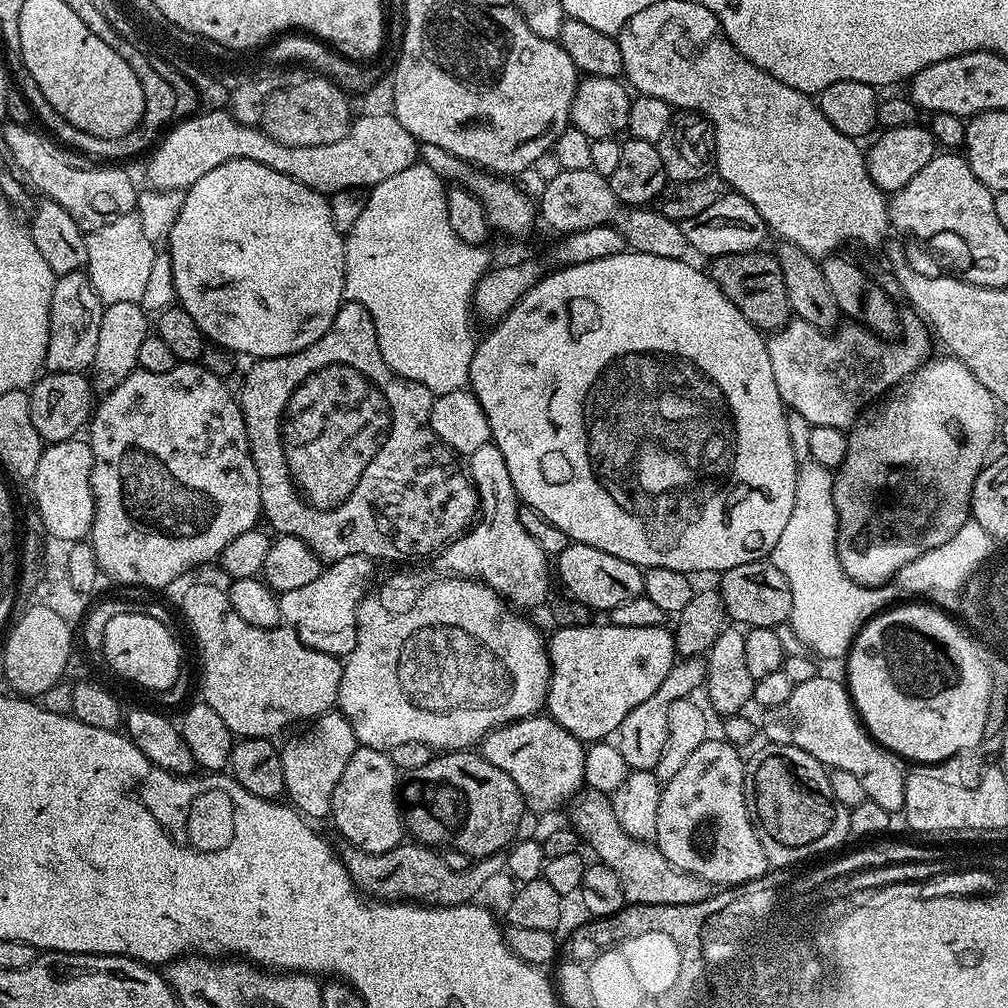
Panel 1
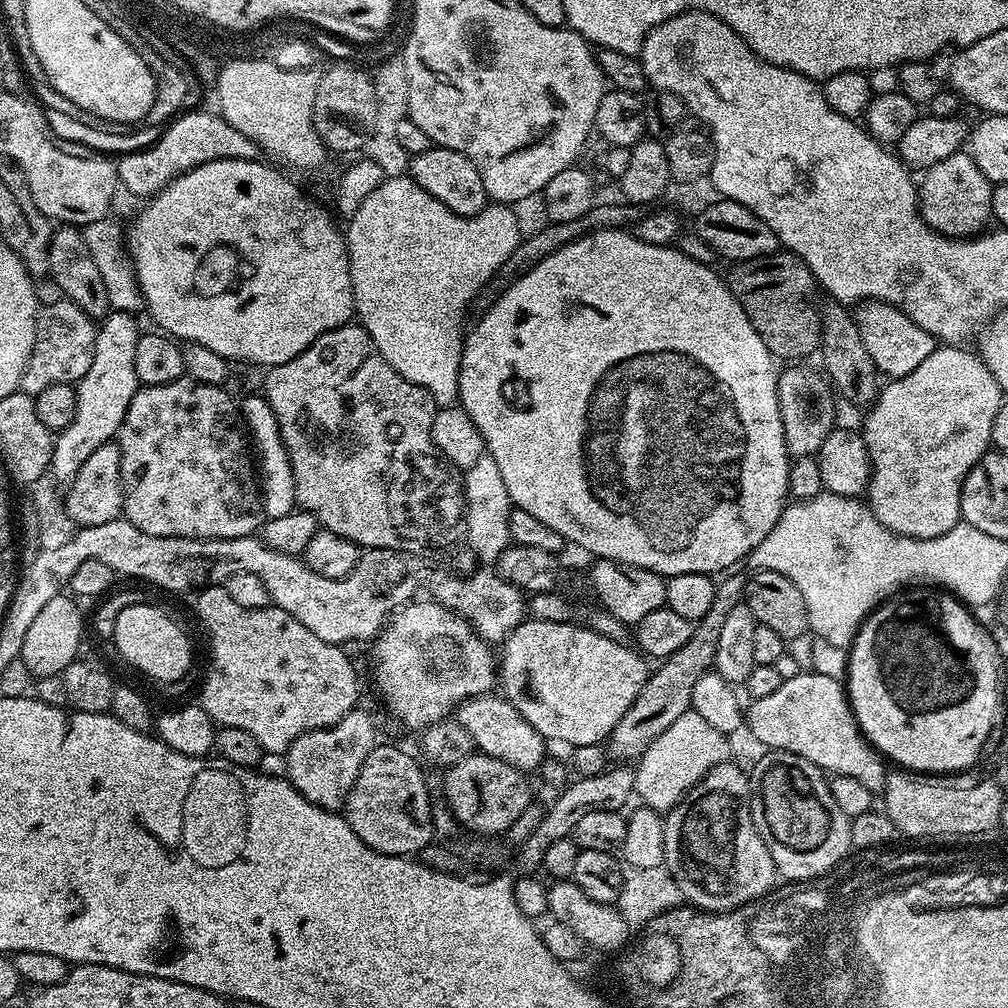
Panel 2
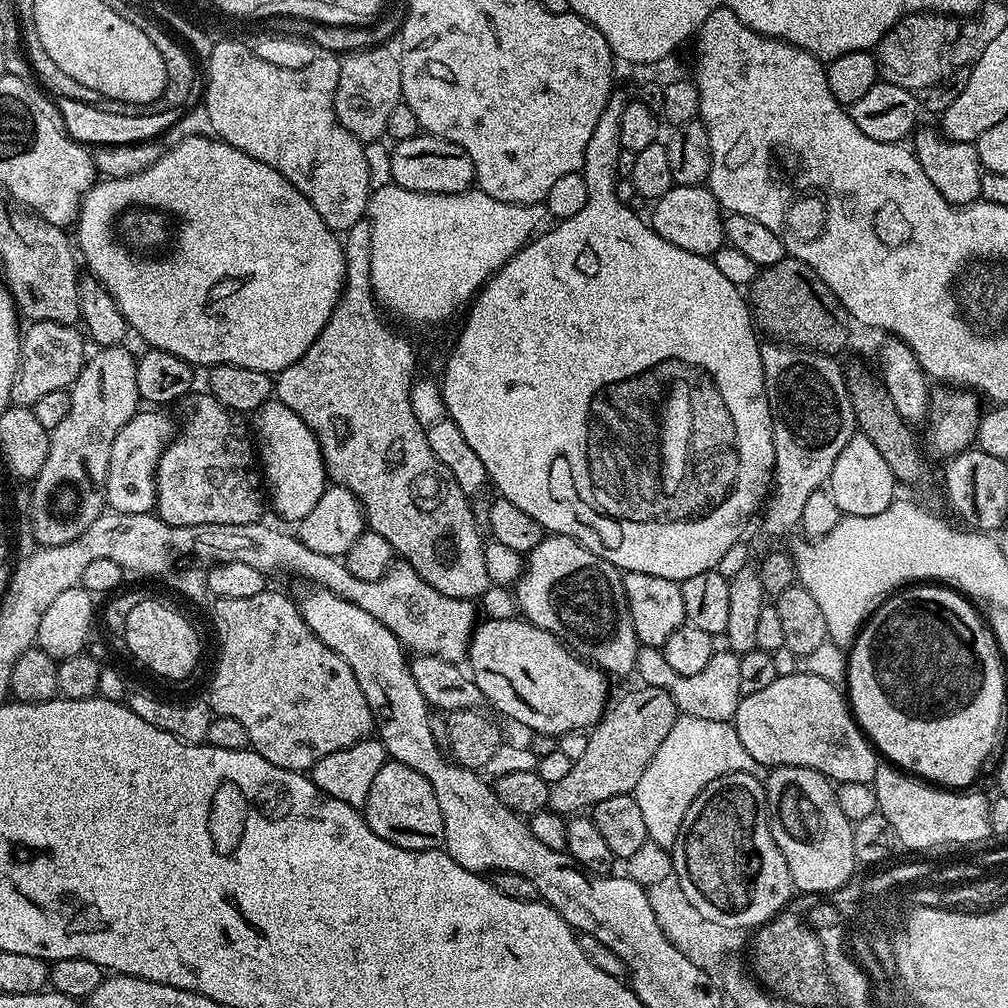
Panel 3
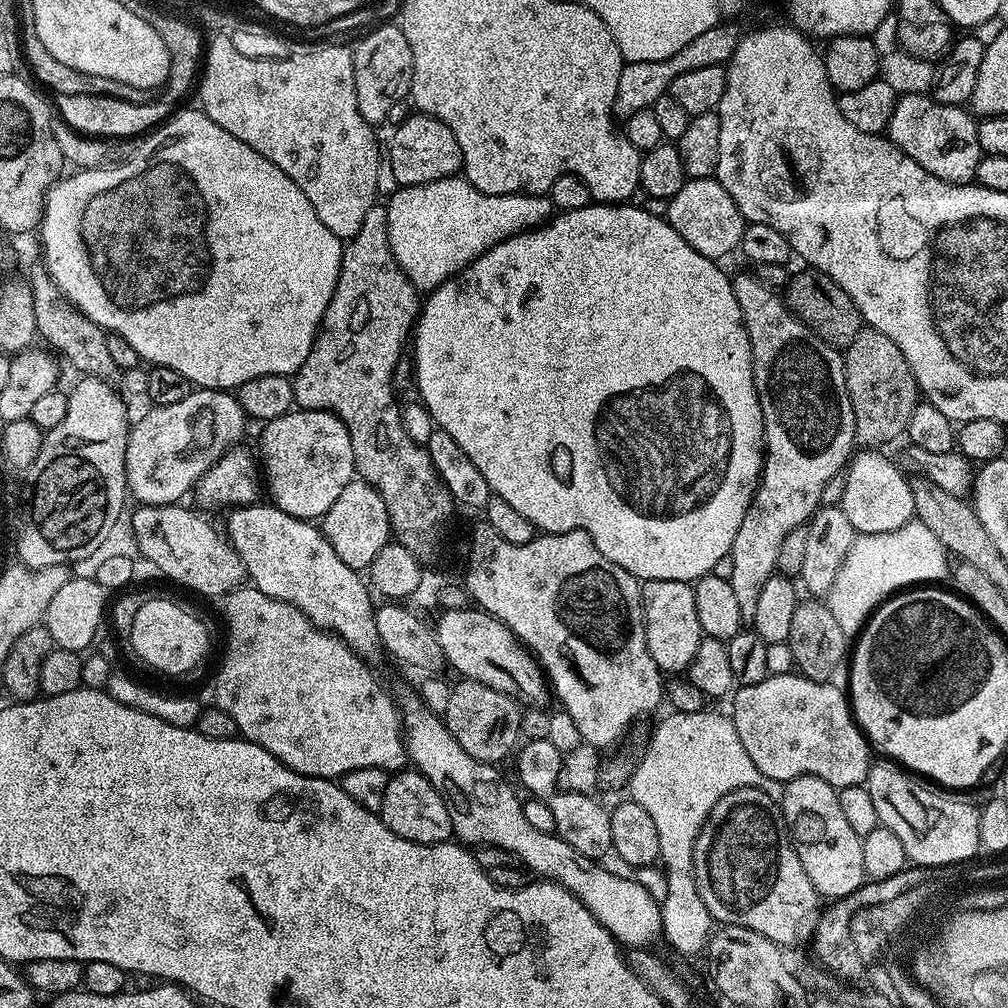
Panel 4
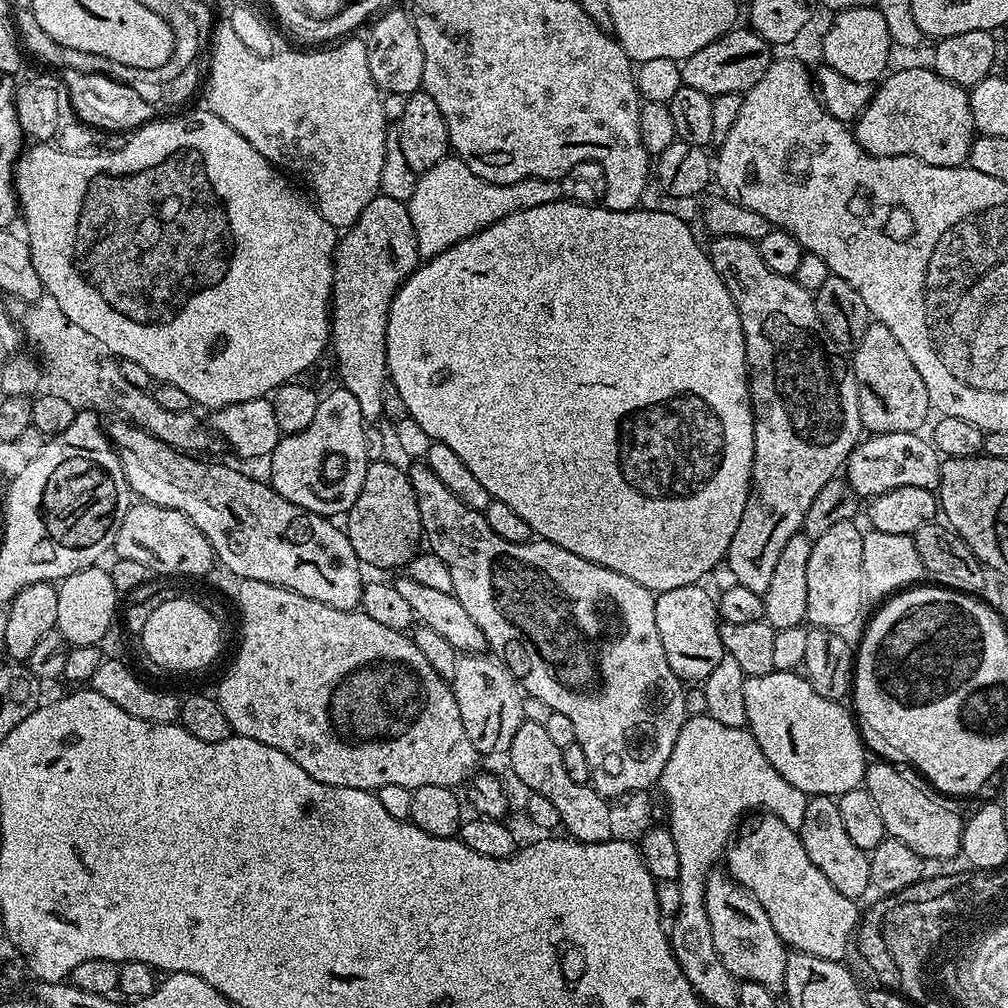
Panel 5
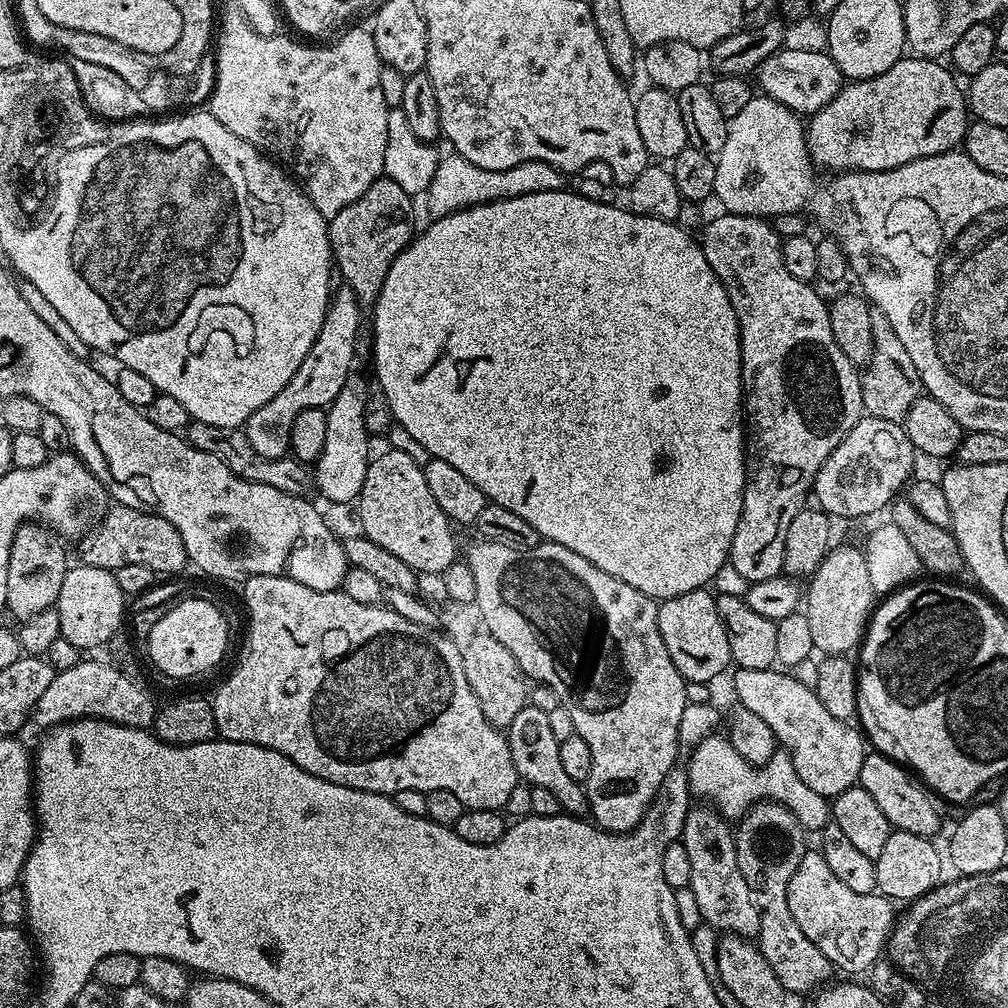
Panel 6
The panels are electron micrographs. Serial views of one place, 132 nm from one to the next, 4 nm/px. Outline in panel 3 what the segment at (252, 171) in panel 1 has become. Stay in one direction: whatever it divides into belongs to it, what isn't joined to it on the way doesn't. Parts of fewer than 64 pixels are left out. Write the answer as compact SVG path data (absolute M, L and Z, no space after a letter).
M188 136L185 140L178 141L169 152L168 149L161 151L150 167L130 178L104 178L93 184L84 195L80 215L74 221L74 244L82 257L83 267L85 264L88 267L85 269L111 294L118 310L122 310L129 329L135 335L137 332L148 348L178 354L178 358L193 366L233 364L278 374L286 366L298 362L298 358L302 358L302 354L310 350L314 338L322 334L326 322L340 301L340 295L344 293L344 278L350 264L345 257L341 237L329 230L326 222L322 222L318 210L314 210L310 201L285 176L266 166L266 162L258 162L258 158L250 158L250 154L242 154L242 150L219 138L208 136Z

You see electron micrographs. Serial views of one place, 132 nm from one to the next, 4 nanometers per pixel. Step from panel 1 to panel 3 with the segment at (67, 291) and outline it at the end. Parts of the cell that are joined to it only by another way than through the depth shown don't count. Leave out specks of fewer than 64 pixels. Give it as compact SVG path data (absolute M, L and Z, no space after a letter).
M34 320L27 326L29 328L25 327L20 337L20 361L16 371L16 380L12 384L12 404L21 408L31 408L34 402L38 402L38 398L51 394L53 390L71 389L72 383L84 369L86 359L86 351L84 352L86 340L79 327L49 320Z

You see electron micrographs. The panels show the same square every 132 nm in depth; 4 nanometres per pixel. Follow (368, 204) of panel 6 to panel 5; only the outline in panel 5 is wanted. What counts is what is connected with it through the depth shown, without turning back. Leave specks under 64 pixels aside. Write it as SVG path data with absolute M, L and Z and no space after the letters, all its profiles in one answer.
M381 194L358 214L358 222L343 229L336 245L332 265L330 348L336 351L339 383L358 398L365 414L371 413L374 402L379 401L378 387L388 375L386 326L392 300L421 260L407 203Z

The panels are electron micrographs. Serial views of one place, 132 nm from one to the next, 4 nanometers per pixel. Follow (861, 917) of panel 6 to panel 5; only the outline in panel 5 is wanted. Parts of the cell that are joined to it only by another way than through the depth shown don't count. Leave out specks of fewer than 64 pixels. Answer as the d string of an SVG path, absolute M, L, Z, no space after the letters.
M769 812L745 815L724 845L722 860L728 863L728 875L758 898L785 946L827 960L845 959L848 943L853 943L860 922L861 909L856 909L857 901L834 890L830 878L810 862L797 829L786 826L782 818Z

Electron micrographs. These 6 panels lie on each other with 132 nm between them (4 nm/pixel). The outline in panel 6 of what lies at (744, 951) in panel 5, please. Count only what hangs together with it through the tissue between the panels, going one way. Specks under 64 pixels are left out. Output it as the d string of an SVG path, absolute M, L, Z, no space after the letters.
M692 806L685 820L682 843L686 846L686 855L690 858L690 882L688 887L694 890L694 899L698 901L700 919L707 927L716 929L720 934L735 934L745 938L756 938L760 935L760 911L756 905L756 897L752 885L742 878L742 870L738 870L738 854L736 853L736 837L729 821L711 806Z

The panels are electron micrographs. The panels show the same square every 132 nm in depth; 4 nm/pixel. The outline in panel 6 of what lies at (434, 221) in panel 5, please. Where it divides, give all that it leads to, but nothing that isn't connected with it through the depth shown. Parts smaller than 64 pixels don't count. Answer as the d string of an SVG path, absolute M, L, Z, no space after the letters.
M448 154L448 157L445 155L439 161L433 180L427 188L426 199L428 198L428 208L432 211L433 217L449 216L451 212L457 212L463 208L473 208L475 204L492 204L496 200L505 200L522 194L534 194L546 190L559 192L565 187L564 180L566 180L565 173L541 160L527 160L518 166L510 166L510 170L482 170L482 166L474 166L474 162L470 162L466 158Z

